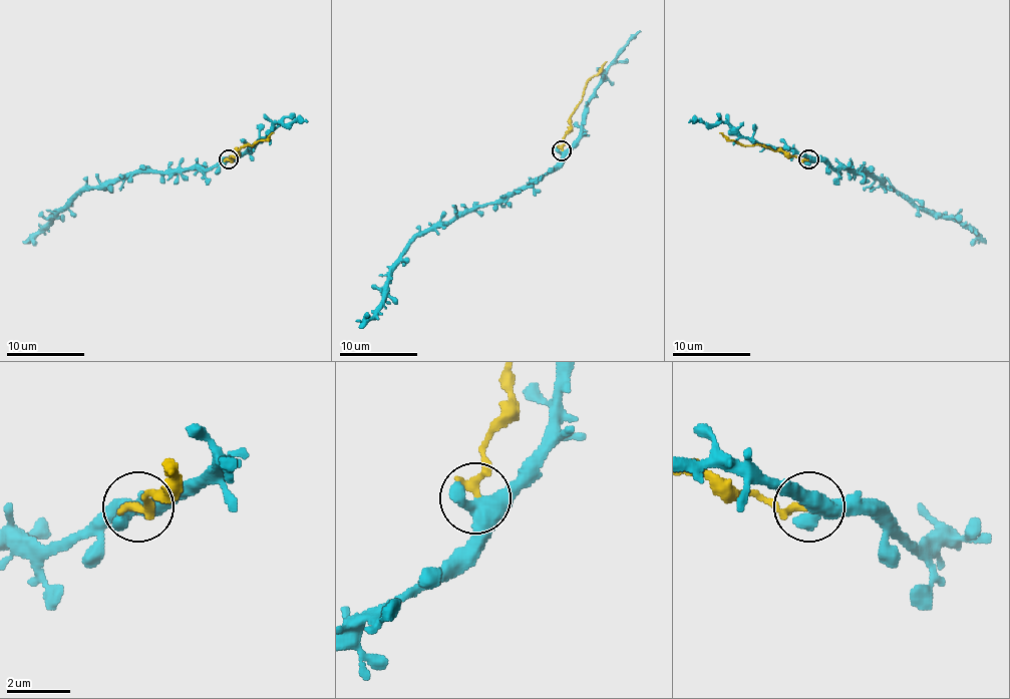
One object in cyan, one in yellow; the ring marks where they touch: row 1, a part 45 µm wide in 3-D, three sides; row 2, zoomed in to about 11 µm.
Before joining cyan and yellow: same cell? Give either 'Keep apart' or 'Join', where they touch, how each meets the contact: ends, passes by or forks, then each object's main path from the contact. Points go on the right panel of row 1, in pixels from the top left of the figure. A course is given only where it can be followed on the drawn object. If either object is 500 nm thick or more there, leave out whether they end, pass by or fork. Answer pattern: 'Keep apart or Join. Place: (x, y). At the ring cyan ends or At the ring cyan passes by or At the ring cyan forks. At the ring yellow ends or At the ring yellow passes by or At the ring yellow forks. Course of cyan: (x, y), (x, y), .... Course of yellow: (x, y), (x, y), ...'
Keep apart. Place: (808, 159). At the ring cyan passes by. At the ring yellow ends. Course of cyan: (808, 159), (822, 159), (834, 169), (866, 171), (893, 187), (916, 207), (955, 216), (976, 234), (978, 242). Course of yellow: (808, 159), (773, 151), (758, 144), (742, 145), (719, 132)

